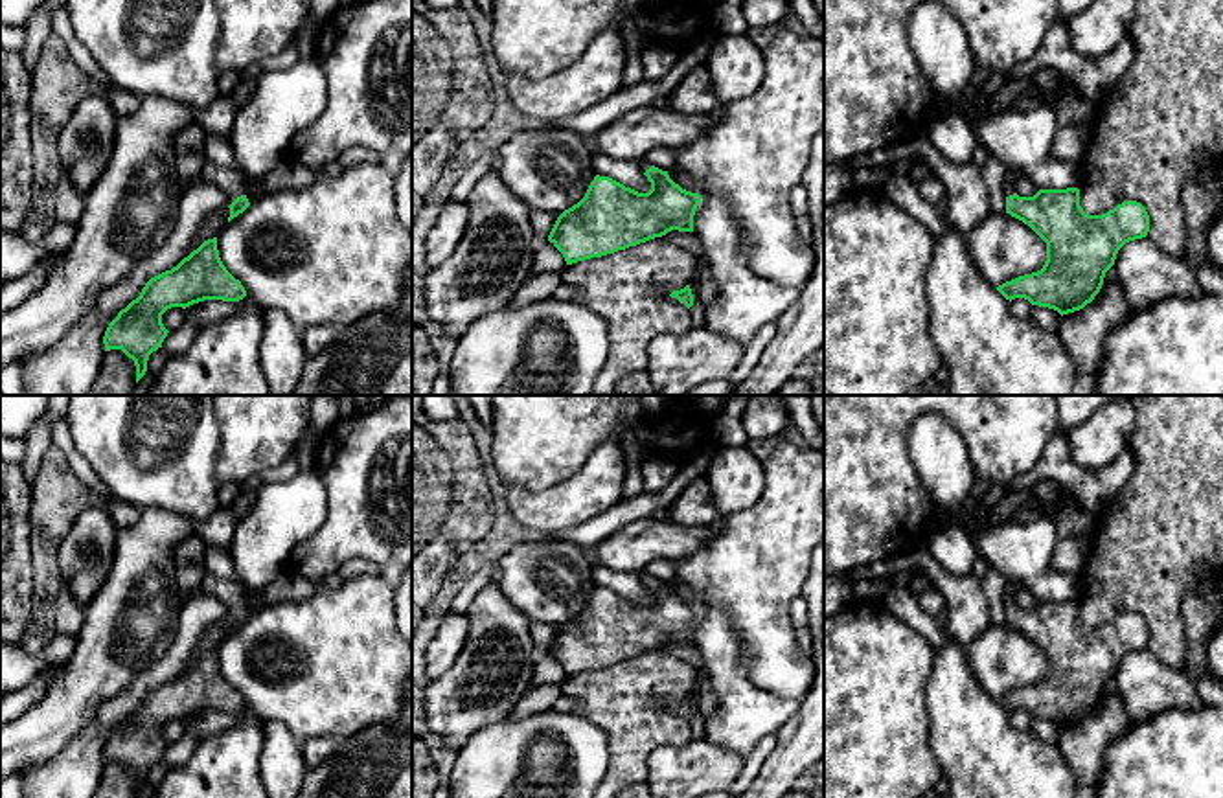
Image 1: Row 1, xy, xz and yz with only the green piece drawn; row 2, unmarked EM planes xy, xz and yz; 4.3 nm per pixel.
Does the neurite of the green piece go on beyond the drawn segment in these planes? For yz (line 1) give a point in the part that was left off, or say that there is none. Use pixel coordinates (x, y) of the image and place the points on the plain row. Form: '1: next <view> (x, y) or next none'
1: next yz (1010, 591)

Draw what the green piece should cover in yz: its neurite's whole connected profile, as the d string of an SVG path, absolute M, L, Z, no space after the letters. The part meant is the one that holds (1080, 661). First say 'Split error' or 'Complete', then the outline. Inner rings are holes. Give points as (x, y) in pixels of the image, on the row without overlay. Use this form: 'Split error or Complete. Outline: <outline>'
Split error. Outline: M1019 583L1004 588L1006 625L1028 636L1046 655L1046 673L1041 682L1019 688L997 699L1006 712L1024 710L1032 717L1048 719L1061 728L1083 721L1103 697L1105 684L1114 677L1118 662L1149 644L1149 627L1137 612L1124 612L1102 627L1089 627L1080 618L1080 601L1039 601L1034 609L1019 609Z

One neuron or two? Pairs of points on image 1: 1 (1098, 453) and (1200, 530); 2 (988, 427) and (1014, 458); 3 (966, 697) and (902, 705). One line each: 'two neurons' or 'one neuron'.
1: two neurons
2: one neuron
3: two neurons

